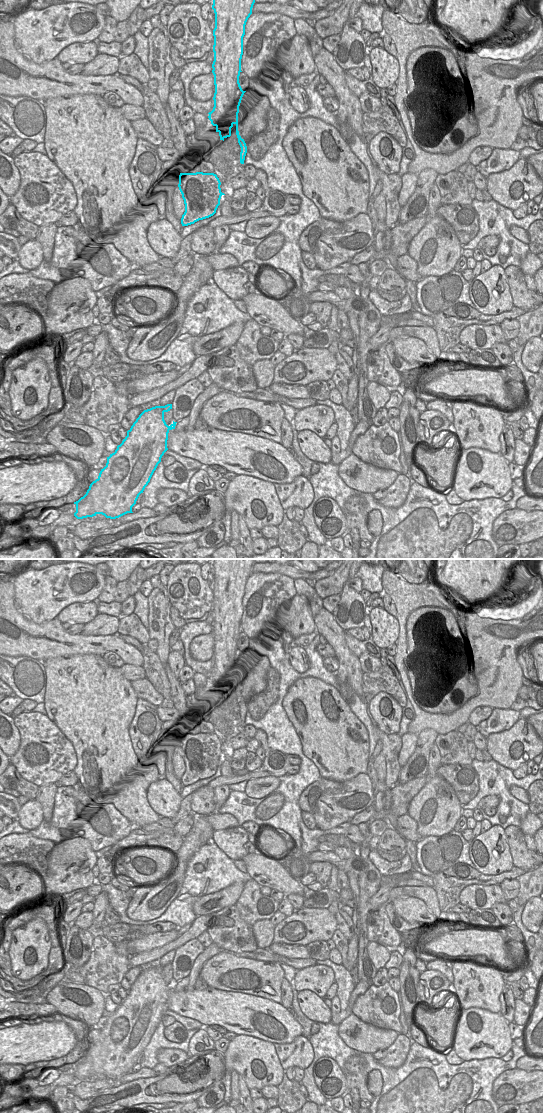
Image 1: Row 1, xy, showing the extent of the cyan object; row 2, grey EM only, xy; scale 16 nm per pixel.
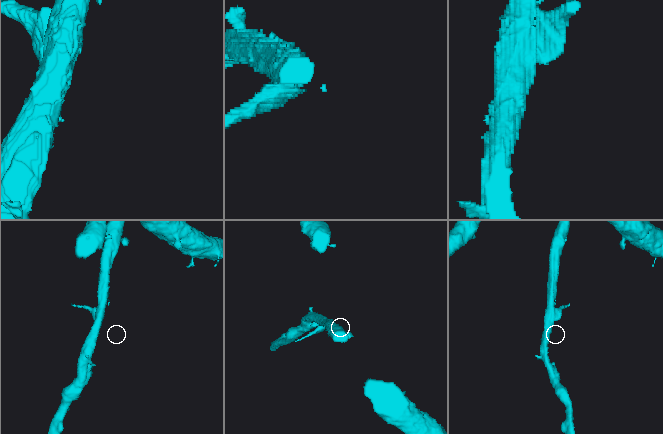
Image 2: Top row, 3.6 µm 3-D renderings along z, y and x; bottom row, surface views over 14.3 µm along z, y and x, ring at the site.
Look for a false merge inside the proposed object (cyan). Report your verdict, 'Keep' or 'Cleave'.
Cleave

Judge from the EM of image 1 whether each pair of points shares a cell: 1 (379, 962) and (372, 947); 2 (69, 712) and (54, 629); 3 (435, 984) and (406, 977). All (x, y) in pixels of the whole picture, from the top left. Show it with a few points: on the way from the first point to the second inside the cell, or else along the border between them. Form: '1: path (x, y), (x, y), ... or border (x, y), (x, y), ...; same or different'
1: path (379, 958), (375, 951); same
2: border (82, 653), (49, 657), (45, 660); different
3: border (421, 973), (417, 986), (418, 1002); different

